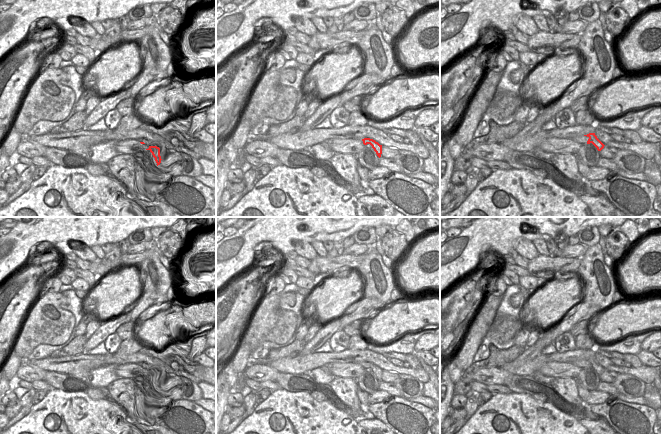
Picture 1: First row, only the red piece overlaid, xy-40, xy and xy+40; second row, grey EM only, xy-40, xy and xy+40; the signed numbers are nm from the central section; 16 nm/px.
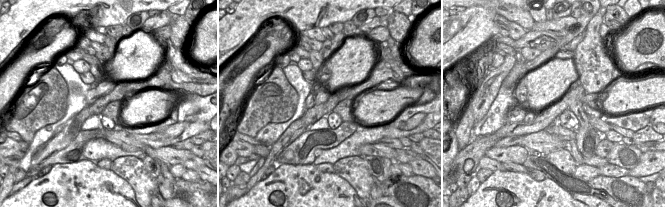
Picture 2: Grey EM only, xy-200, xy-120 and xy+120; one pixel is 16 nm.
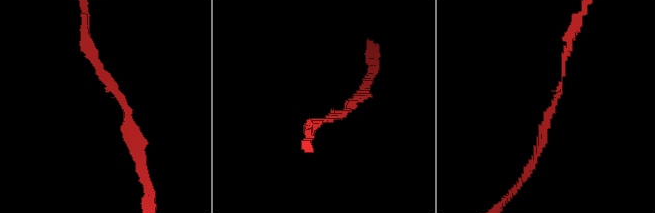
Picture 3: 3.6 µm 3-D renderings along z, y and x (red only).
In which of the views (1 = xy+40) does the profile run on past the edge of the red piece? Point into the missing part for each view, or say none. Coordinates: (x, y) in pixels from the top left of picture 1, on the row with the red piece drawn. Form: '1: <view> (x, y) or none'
1: none

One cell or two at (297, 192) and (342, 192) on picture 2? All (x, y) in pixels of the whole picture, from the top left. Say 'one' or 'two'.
one

